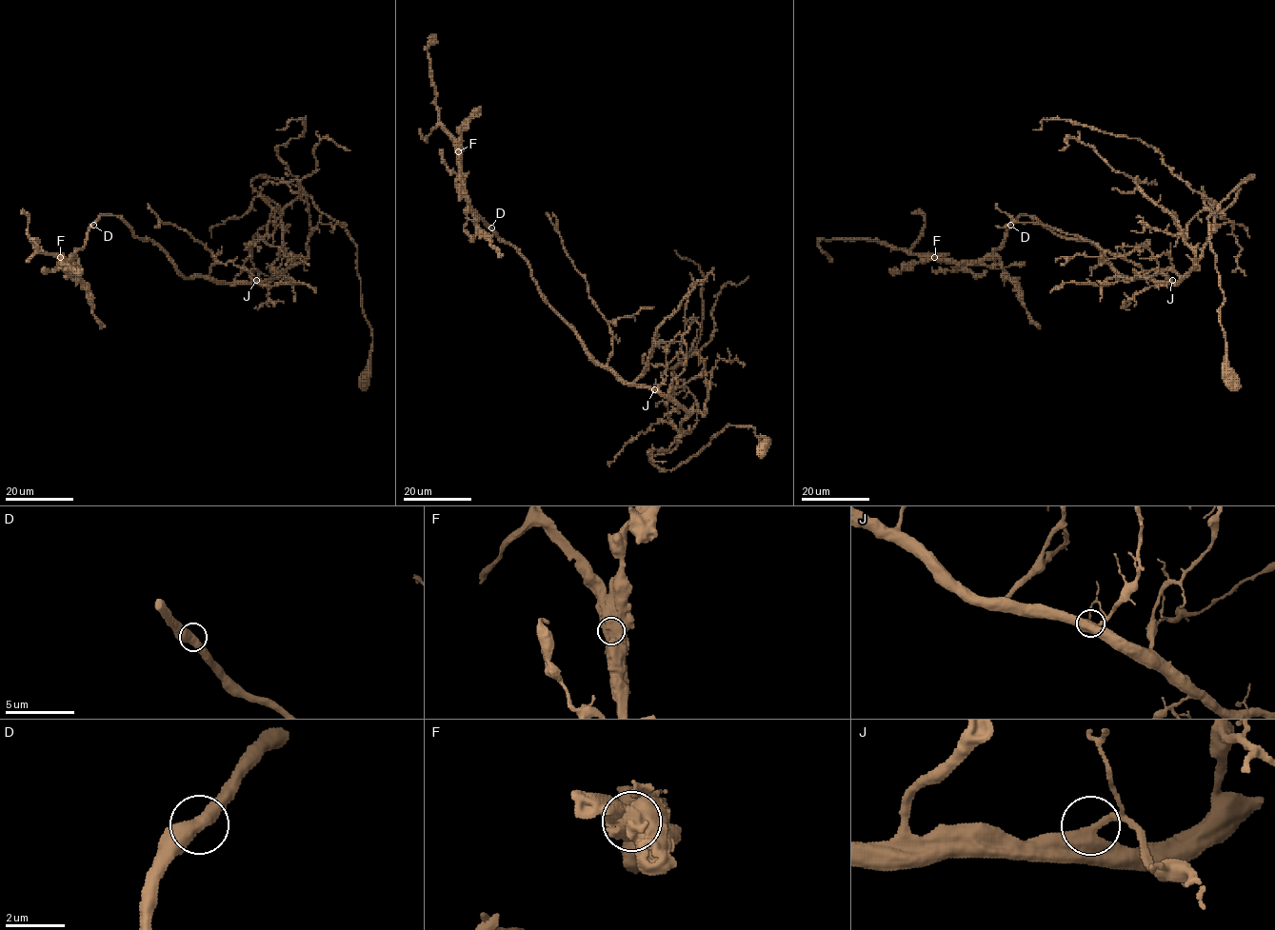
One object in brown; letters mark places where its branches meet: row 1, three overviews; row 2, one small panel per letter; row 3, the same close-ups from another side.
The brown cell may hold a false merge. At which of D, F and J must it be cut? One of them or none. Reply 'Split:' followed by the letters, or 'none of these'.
Split: F

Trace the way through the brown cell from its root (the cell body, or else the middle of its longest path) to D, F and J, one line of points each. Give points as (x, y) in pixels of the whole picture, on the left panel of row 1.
D: (364, 377), (357, 244), (297, 186), (252, 180), (291, 262), (262, 283), (185, 278), (117, 216), (93, 225)
F: (364, 377), (357, 244), (288, 182), (251, 183), (291, 262), (262, 283), (185, 278), (112, 215), (60, 257)
J: (364, 377), (372, 330), (357, 244), (300, 187), (260, 175), (251, 185), (279, 206), (291, 263), (256, 280)

